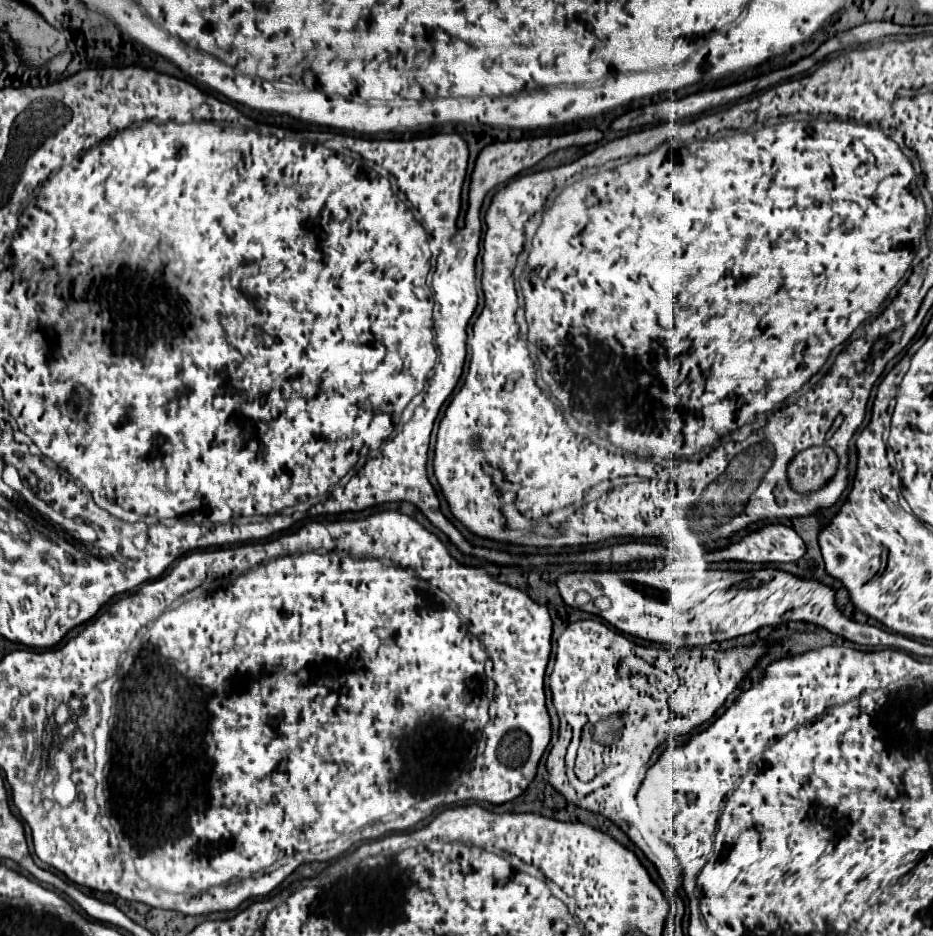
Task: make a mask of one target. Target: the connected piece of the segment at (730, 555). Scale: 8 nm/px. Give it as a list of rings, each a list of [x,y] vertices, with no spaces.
[[[768,523],[724,549],[708,551],[706,557],[708,561],[750,561],[766,565],[798,561],[804,551],[804,541],[796,535],[794,529],[780,523]]]

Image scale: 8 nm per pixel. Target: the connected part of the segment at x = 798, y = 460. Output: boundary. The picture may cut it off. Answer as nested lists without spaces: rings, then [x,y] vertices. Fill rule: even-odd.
[[[810,447],[794,457],[788,467],[788,477],[794,491],[812,493],[834,475],[836,465],[836,453],[830,447]]]

